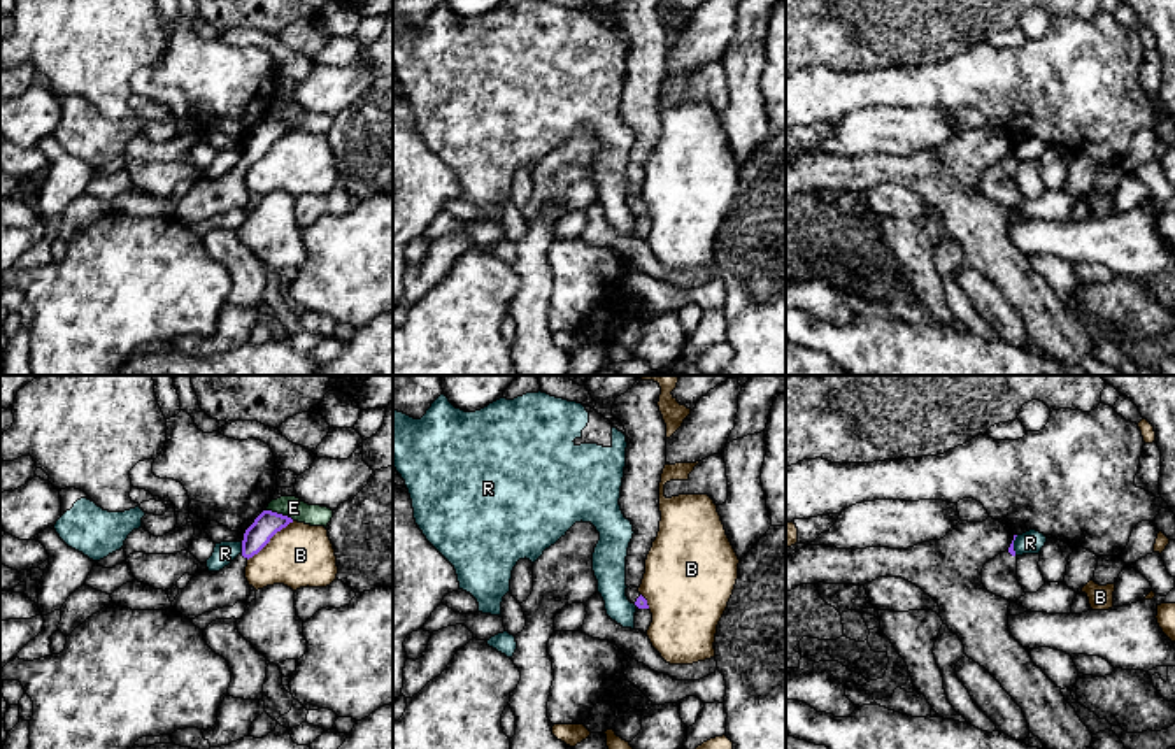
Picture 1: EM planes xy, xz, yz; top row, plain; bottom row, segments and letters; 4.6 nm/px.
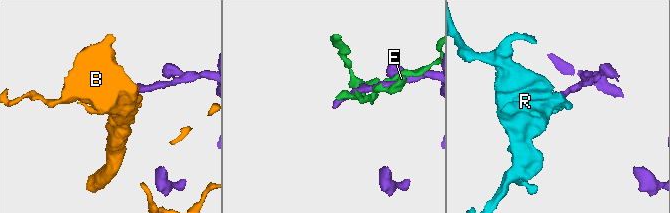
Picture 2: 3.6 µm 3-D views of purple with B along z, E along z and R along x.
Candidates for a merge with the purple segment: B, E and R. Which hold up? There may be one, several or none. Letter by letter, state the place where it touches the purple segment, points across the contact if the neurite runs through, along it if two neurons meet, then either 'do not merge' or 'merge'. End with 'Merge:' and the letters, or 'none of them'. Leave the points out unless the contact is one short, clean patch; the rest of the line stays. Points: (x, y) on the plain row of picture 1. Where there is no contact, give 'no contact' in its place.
B: xy (270, 144) | along xy (293, 128), (283, 134), (248, 167) | do not merge
E: xy (281, 121) | do not merge
R: xy (242, 155) | do not merge
Merge: none of them

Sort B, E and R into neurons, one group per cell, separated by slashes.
B / E / R

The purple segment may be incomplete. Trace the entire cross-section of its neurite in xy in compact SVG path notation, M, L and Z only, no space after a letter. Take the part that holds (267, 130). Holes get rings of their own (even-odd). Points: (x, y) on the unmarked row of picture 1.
M263 118L246 137L242 160L219 179L195 181L188 193L179 196L172 214L188 226L195 226L205 219L246 209L251 202L251 193L246 186L247 167L258 161L289 130L293 126L288 123Z

